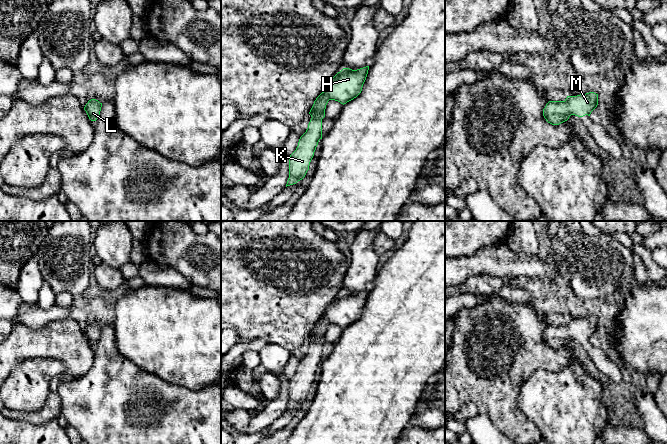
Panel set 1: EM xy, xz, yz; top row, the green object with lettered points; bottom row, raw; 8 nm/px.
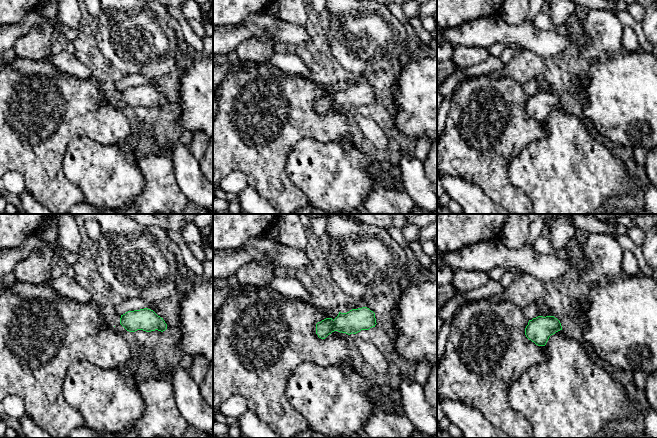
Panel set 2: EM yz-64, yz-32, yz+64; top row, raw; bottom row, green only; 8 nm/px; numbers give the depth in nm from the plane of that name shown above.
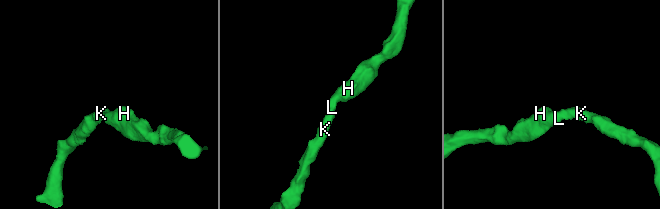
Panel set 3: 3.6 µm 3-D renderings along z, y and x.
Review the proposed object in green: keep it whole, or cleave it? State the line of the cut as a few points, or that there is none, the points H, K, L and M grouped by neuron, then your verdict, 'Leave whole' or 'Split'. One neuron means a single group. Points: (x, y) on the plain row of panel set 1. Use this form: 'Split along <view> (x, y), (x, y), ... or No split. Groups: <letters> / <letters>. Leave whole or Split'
No split. Groups: H K L M. Leave whole

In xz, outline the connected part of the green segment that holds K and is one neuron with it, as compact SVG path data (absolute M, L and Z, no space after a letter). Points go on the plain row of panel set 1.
M369 290L357 294L343 292L316 322L309 336L312 342L308 352L300 361L296 374L290 379L286 411L302 404L309 394L318 366L322 363L322 343L325 341L328 325L335 324L344 329L356 322L362 315L368 294Z

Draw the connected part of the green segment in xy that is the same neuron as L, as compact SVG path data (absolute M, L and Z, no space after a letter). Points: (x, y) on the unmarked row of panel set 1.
M91 323L85 329L84 334L86 335L91 345L96 345L100 339L101 331L102 331L102 327L100 327L96 323Z

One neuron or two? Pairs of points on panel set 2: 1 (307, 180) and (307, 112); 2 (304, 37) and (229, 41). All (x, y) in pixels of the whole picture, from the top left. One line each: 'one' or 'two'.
1: two
2: one

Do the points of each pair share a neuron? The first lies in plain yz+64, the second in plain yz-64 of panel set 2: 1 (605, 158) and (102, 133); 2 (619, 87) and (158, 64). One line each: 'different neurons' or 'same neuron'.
1: different neurons
2: different neurons

